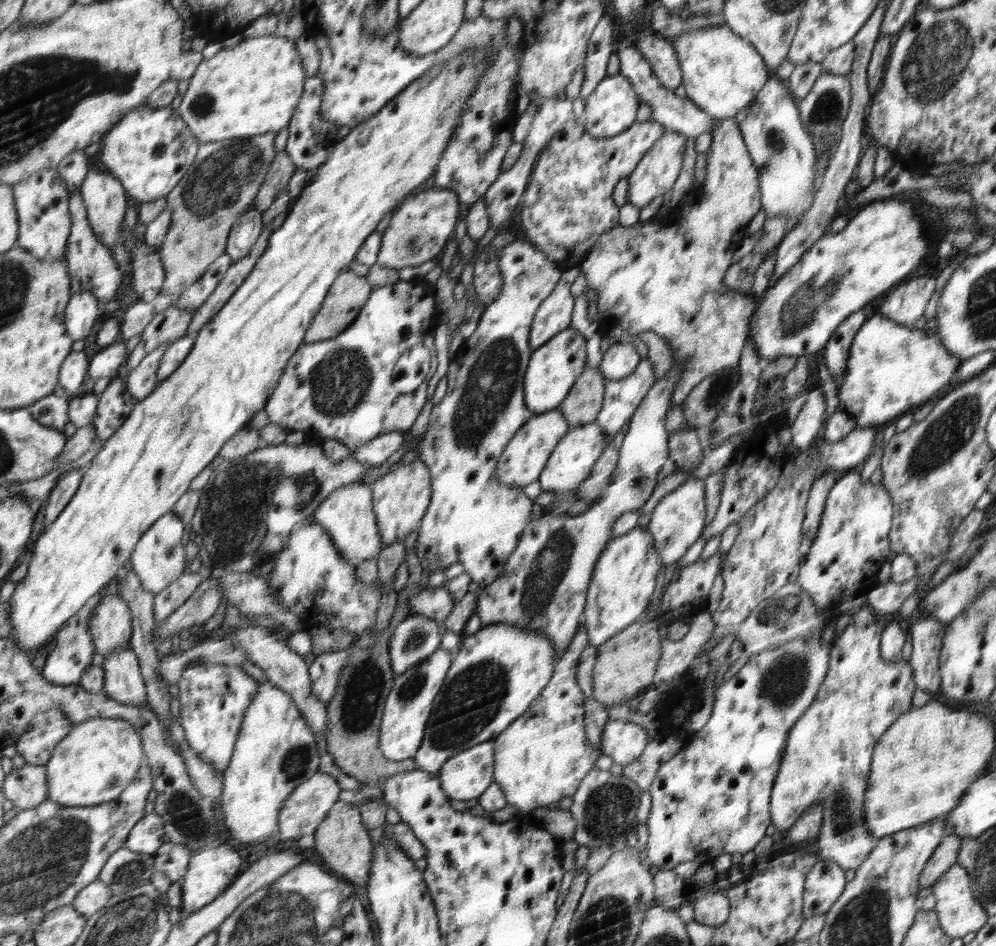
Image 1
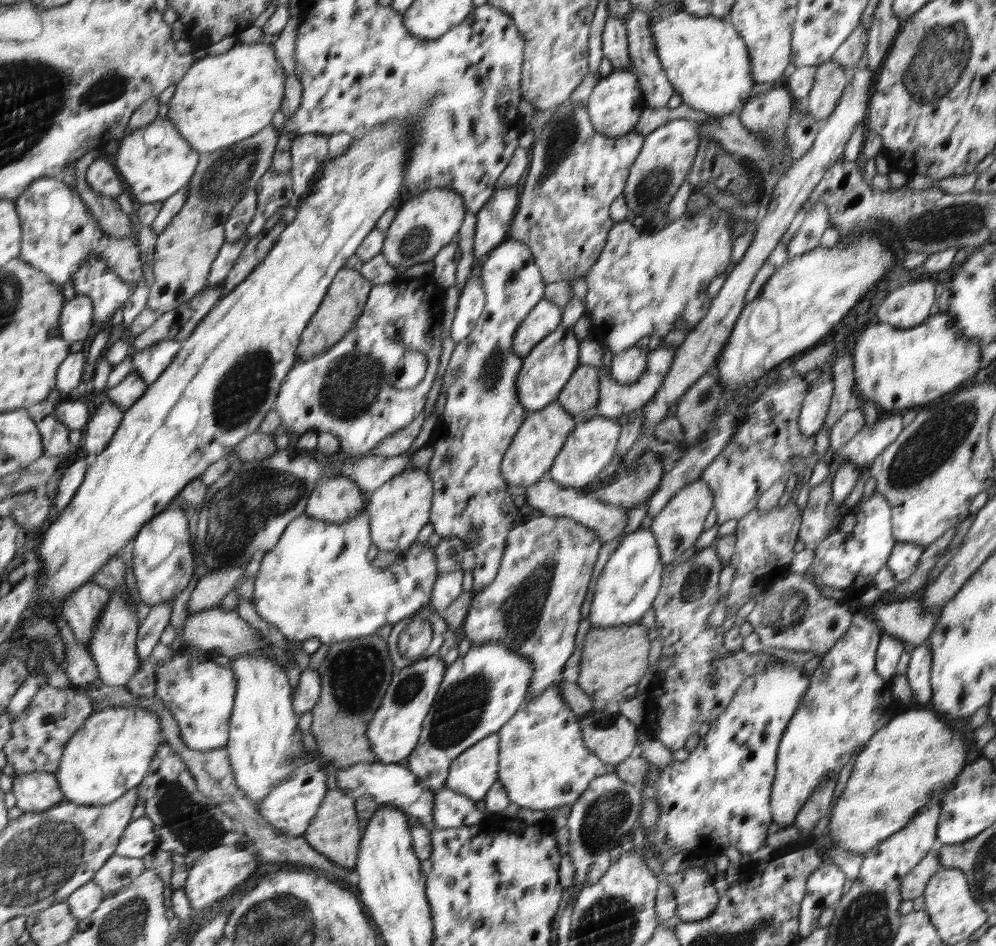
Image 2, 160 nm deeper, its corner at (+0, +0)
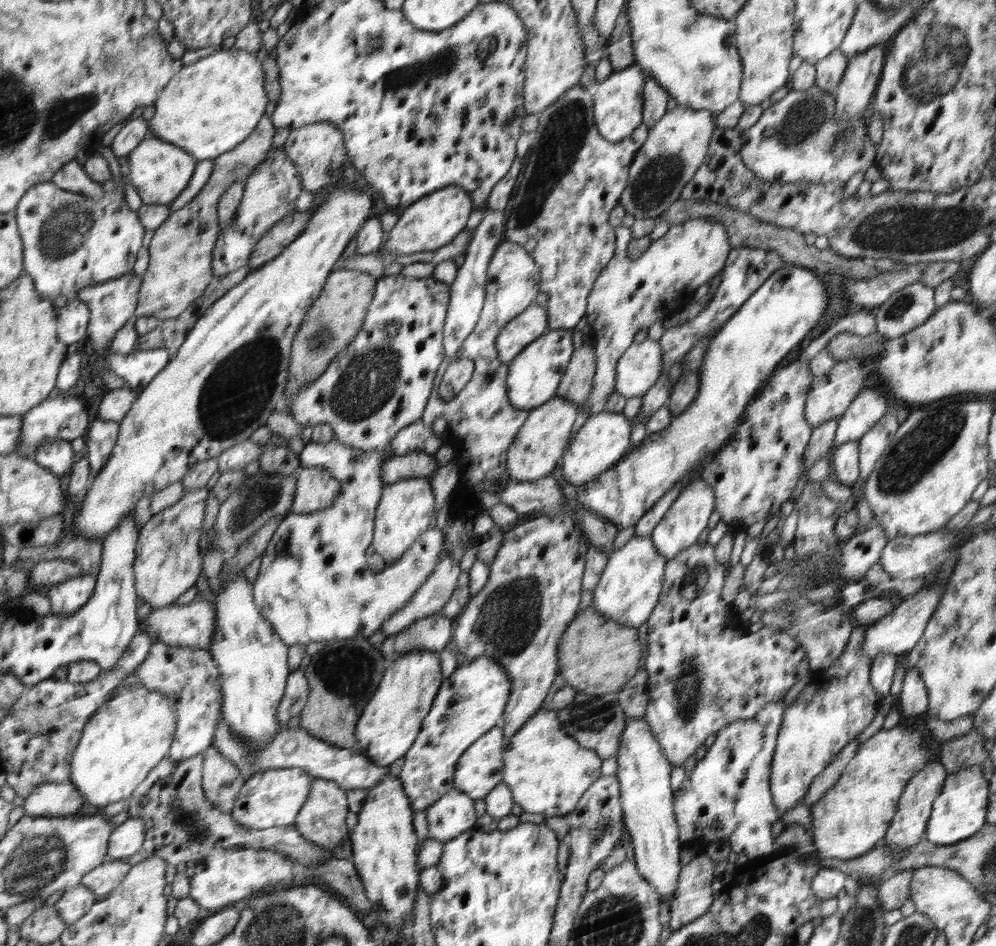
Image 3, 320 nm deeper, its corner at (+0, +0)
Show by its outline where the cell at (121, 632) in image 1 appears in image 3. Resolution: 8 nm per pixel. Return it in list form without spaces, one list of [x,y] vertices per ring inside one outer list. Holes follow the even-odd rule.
[[[84,575],[60,586],[50,586],[47,593],[51,598],[52,612],[63,617],[72,617],[74,613],[84,609],[95,592],[96,581],[95,576]]]

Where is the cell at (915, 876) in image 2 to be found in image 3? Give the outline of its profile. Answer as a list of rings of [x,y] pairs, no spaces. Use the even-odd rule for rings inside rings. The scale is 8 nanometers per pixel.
[[[916,868],[903,870],[889,879],[882,881],[877,889],[877,899],[884,911],[900,909],[902,904],[910,898],[910,881]]]

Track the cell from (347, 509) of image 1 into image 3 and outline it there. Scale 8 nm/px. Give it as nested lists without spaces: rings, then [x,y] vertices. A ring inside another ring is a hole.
[[[304,467],[298,470],[296,498],[292,504],[292,512],[296,514],[310,514],[330,508],[336,498],[342,494],[342,483],[333,478],[329,470],[324,467]]]

